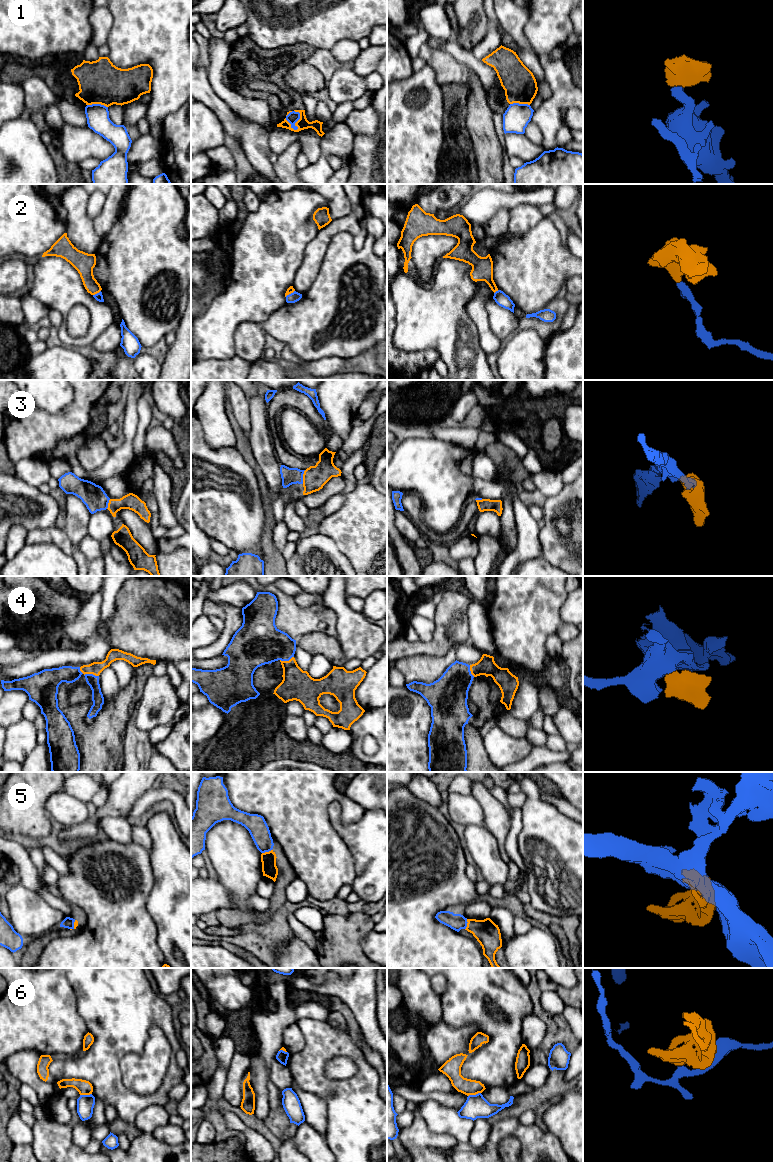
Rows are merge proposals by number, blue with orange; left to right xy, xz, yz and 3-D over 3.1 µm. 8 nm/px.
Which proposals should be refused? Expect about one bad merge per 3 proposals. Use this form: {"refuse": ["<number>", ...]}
{"refuse": ["1", "2", "6"]}

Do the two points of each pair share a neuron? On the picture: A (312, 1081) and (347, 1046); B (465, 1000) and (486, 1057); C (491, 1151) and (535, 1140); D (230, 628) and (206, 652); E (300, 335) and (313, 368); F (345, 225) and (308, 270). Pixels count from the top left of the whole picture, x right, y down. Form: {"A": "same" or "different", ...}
{"A": "same", "B": "same", "C": "same", "D": "same", "E": "different", "F": "same"}

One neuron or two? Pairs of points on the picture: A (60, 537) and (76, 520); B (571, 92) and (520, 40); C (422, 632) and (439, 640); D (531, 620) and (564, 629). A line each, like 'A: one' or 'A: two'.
A: two
B: two
C: two
D: two

